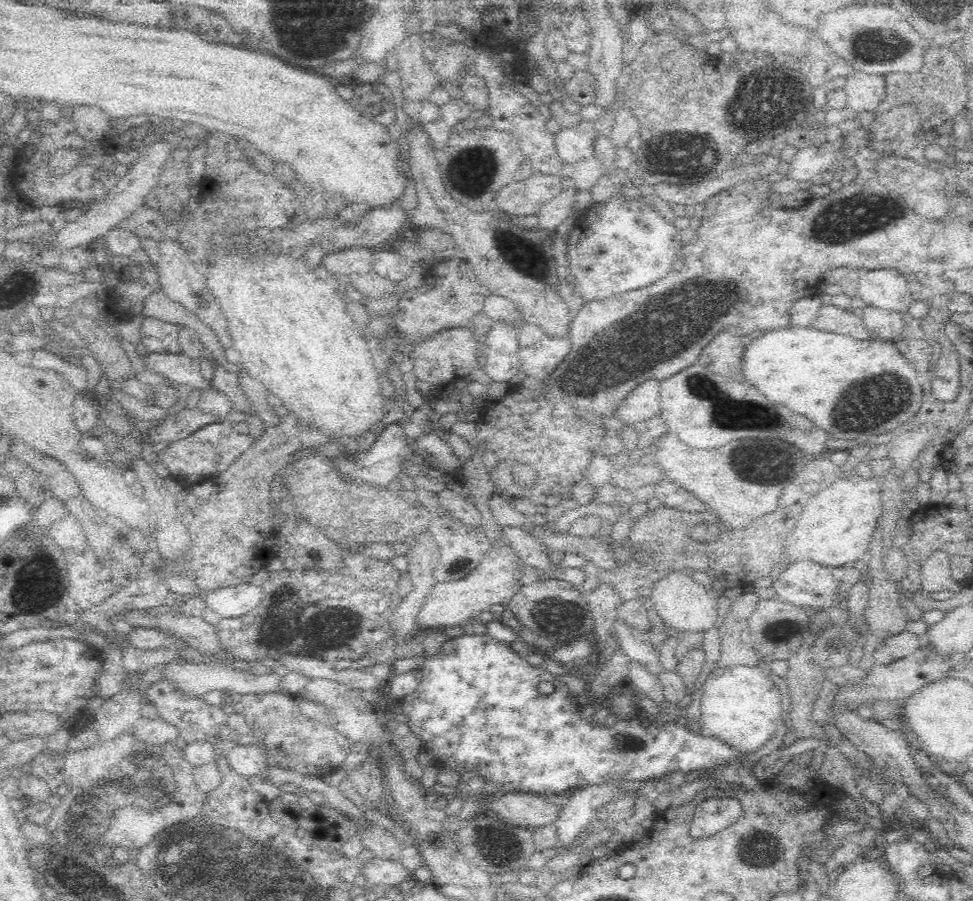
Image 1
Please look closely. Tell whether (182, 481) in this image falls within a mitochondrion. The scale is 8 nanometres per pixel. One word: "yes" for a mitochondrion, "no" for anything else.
no

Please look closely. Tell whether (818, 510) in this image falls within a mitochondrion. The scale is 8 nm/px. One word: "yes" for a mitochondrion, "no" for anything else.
no

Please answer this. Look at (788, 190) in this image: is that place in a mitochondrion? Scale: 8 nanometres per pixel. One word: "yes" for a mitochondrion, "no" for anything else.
no

